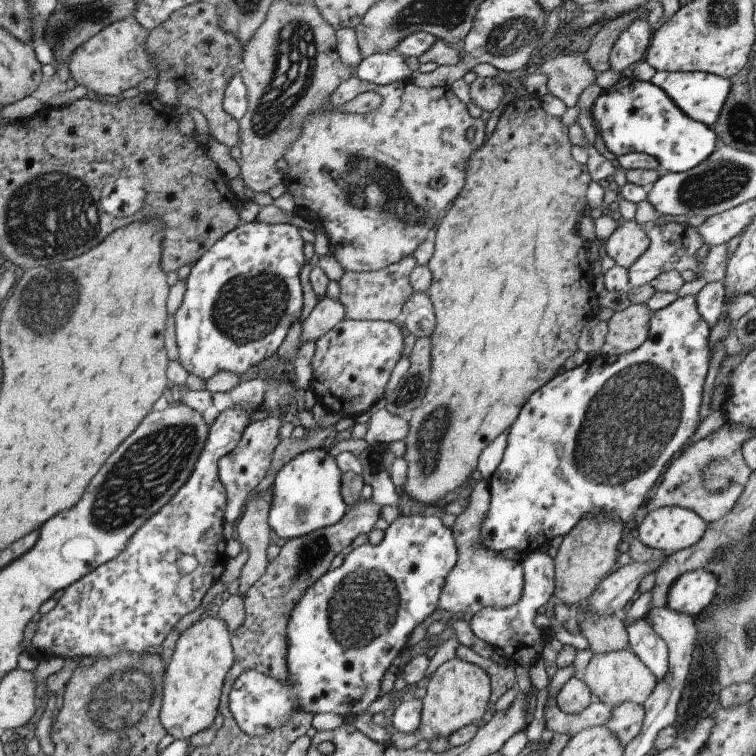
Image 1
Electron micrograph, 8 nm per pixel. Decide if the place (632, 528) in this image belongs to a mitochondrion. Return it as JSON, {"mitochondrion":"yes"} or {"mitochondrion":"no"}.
{"mitochondrion":"no"}

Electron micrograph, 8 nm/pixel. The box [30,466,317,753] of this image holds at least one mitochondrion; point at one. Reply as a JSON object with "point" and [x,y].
{"point":[110,697]}

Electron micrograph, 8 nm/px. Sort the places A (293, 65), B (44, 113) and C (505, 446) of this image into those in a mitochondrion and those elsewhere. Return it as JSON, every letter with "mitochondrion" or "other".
{"A":"mitochondrion","B":"other","C":"other"}

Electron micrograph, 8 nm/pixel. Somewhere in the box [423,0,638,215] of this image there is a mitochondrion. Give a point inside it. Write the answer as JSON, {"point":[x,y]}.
{"point":[507,38]}

